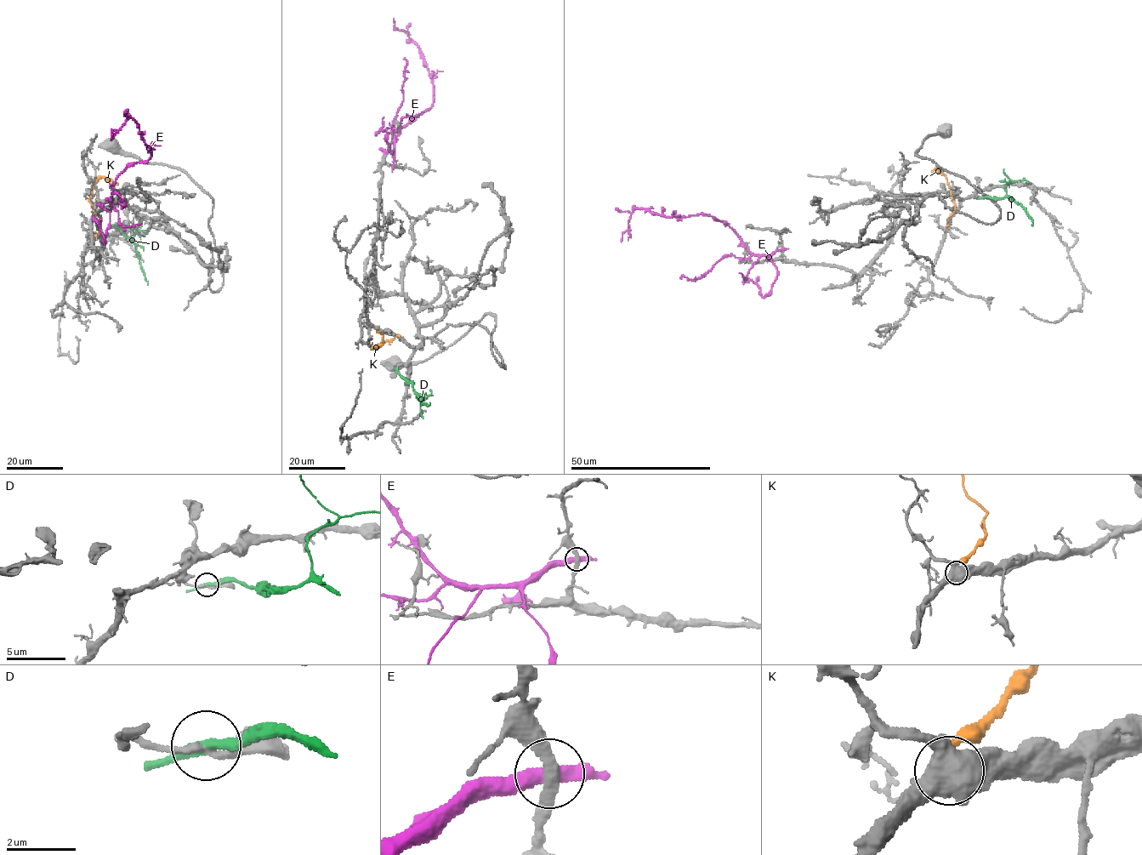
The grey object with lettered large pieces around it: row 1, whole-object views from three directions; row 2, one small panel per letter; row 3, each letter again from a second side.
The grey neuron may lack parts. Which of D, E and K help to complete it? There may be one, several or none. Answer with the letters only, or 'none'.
none

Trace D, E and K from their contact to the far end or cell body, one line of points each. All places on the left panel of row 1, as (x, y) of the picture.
D: (114, 225), (135, 245), (148, 285)
E: (110, 204), (112, 185), (120, 173), (151, 155), (131, 117), (114, 133), (111, 129), (110, 138)
K: (93, 237), (100, 230), (88, 200), (93, 186), (103, 177), (118, 185)

